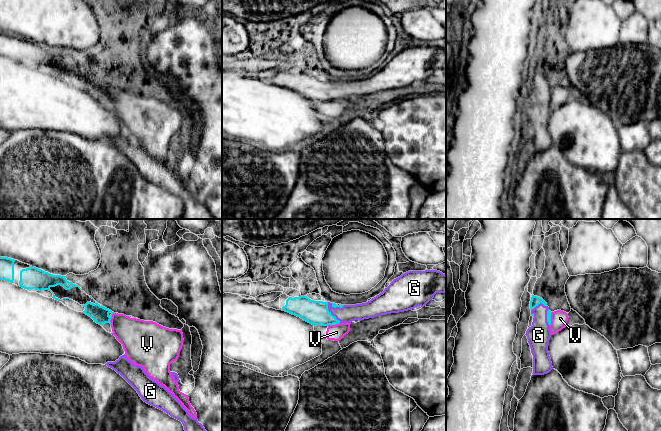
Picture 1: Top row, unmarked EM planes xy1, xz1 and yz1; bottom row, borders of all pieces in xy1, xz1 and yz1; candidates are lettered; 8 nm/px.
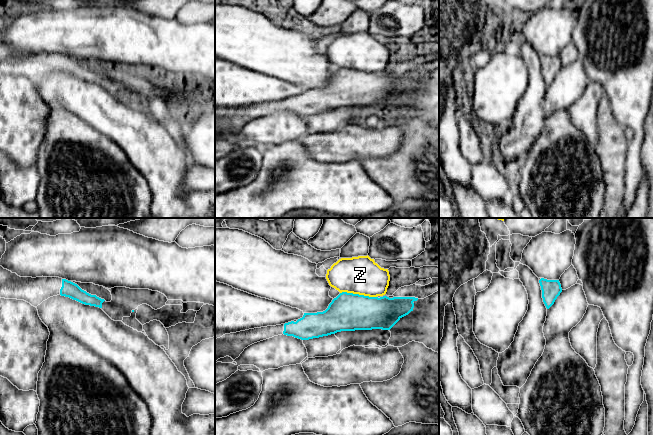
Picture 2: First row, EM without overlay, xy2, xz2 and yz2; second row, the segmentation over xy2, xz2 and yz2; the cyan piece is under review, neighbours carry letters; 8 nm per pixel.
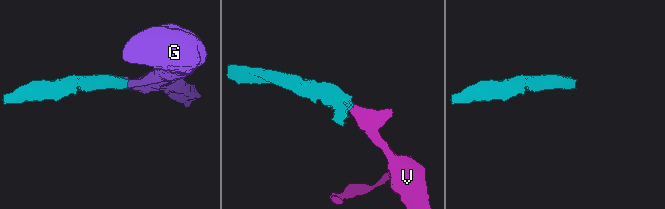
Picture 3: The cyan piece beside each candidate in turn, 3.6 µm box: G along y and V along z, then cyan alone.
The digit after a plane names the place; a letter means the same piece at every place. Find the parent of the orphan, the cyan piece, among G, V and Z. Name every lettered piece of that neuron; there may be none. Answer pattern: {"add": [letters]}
{"add": ["G"]}

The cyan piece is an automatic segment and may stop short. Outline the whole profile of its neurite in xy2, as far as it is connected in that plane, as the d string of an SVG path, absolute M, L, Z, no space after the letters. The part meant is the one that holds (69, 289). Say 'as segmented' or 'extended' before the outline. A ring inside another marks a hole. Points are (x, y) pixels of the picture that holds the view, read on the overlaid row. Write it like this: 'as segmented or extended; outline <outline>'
extended; outline M0 266L0 298L24 300L37 307L53 296L65 296L82 304L102 308L105 301L59 277L20 277Z

